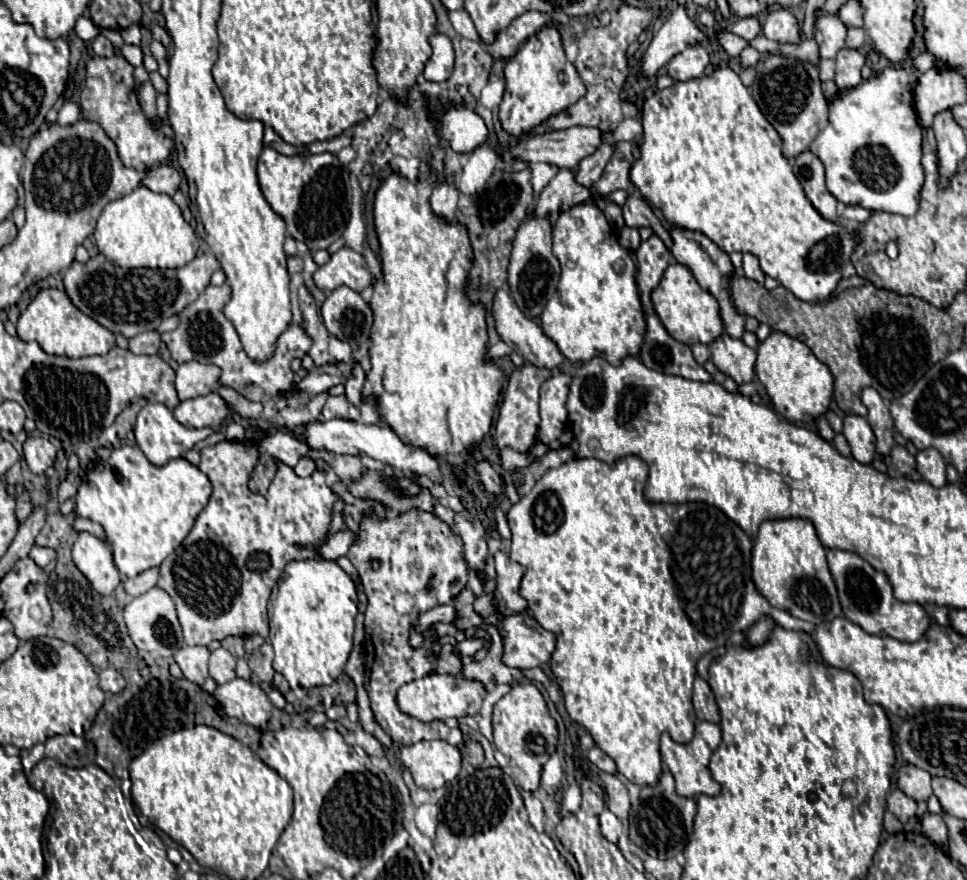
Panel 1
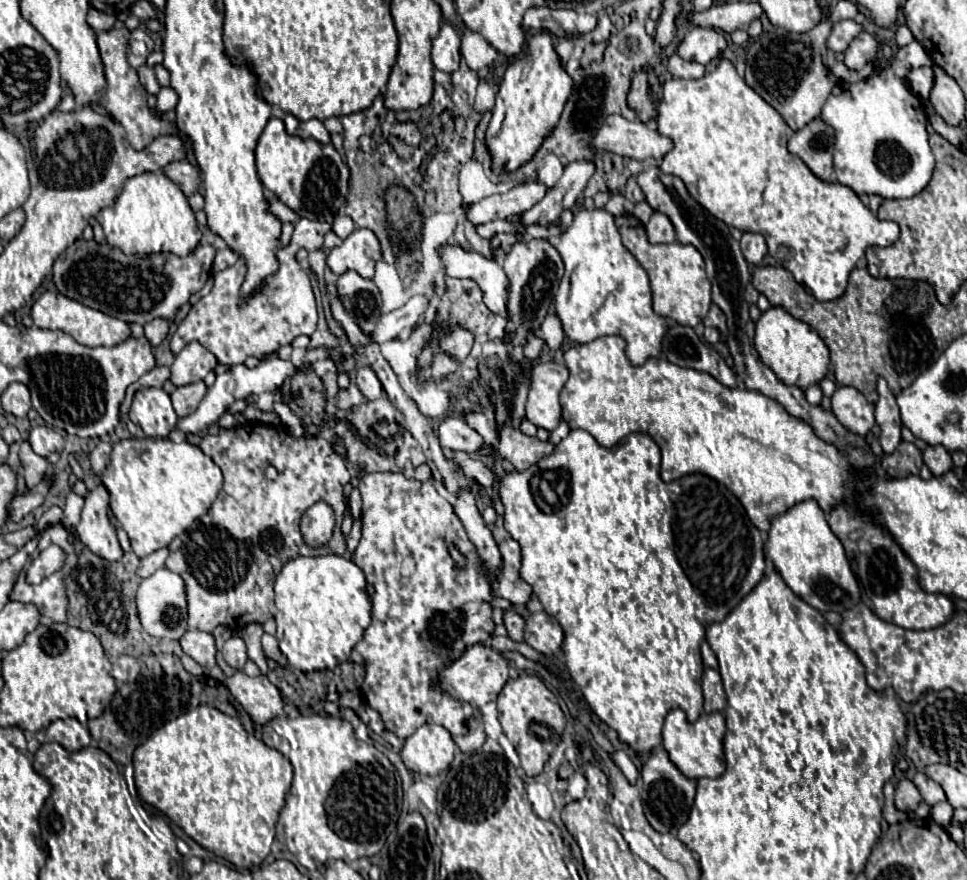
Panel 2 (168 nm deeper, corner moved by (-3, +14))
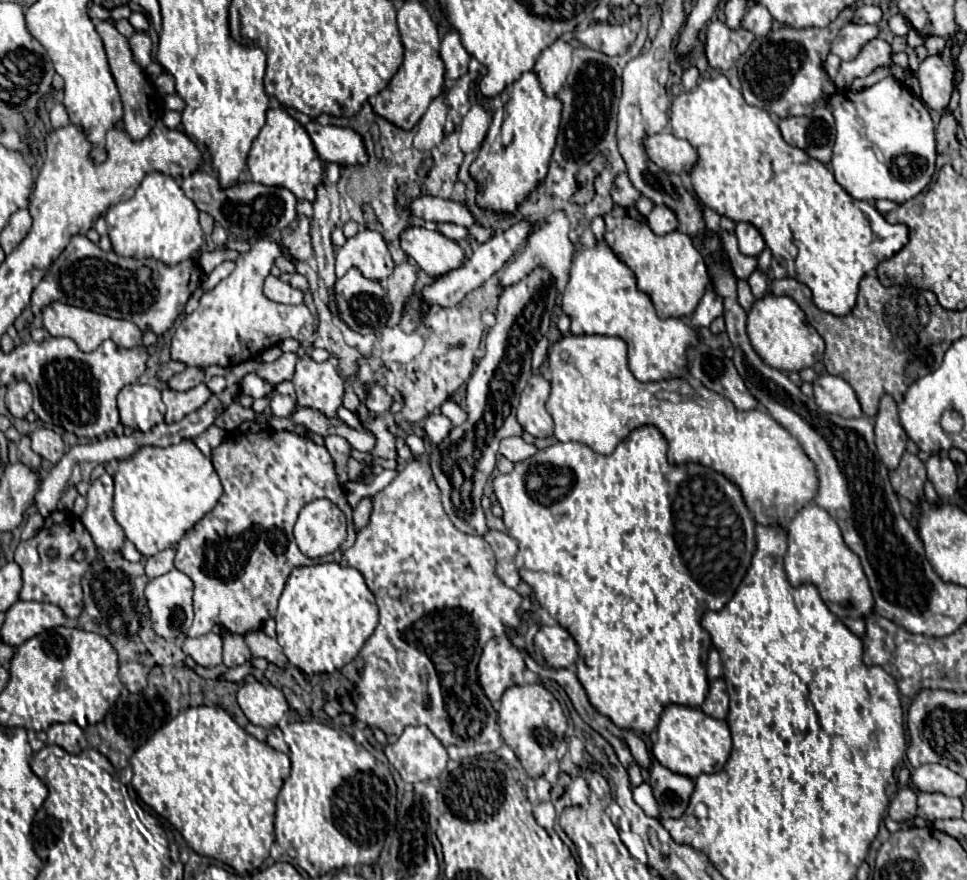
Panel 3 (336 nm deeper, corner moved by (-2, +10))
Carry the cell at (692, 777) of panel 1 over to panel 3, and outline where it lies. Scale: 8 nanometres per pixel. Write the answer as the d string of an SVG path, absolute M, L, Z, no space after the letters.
M668 704L662 710L656 728L656 742L652 744L652 754L662 766L668 766L668 770L690 778L696 778L704 772L720 772L730 756L730 750L732 738L724 720L708 716L700 708L688 708L680 704Z

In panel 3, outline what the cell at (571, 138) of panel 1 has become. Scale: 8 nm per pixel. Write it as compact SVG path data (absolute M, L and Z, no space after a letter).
M672 132L646 138L646 152L656 166L680 176L688 176L696 164L696 150L686 140L676 138Z

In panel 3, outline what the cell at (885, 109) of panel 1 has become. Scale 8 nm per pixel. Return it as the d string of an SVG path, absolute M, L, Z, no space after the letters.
M892 76L876 82L870 88L860 92L838 90L828 98L830 112L836 118L836 142L832 148L832 170L836 182L856 200L894 200L906 202L920 194L934 174L936 162L936 138L934 138L934 122L930 118L928 108L922 100L916 100L908 86Z

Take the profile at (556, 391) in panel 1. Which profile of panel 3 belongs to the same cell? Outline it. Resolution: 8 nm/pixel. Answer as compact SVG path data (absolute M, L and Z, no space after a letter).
M530 376L518 406L518 422L534 438L554 436L552 416L546 412L546 400L550 394L550 382L542 376Z

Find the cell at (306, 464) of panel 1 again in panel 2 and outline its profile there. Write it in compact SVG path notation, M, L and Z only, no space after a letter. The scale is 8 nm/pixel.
M277 402L277 404L275 404L275 412L279 414L279 418L281 418L281 422L283 422L283 426L287 428L289 434L293 434L295 438L305 438L305 436L307 436L301 420L291 412L291 408L289 408L287 404Z

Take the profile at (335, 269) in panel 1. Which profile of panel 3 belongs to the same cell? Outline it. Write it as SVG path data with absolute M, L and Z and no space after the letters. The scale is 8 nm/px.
M364 228L336 250L336 276L342 278L350 268L358 268L370 280L382 280L394 272L382 234Z

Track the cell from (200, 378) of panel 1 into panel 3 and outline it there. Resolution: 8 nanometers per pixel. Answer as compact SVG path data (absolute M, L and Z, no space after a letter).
M188 366L184 372L174 374L174 376L168 380L168 386L170 386L172 390L190 390L190 388L198 386L200 382L204 382L204 372L202 372L200 368Z

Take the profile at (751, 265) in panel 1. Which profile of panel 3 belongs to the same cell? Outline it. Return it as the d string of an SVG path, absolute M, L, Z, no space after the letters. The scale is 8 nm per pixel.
M738 222L736 224L736 238L740 242L740 252L746 256L758 256L764 250L764 238L762 234L748 222Z

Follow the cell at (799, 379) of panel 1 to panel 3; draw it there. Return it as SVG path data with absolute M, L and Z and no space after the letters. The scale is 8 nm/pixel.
M766 294L758 298L748 312L746 330L758 356L772 368L778 368L784 372L814 366L814 362L820 360L824 354L824 340L814 330L814 326L806 320L800 306L788 296Z

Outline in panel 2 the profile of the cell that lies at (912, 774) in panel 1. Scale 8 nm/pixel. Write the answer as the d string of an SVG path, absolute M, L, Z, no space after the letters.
M917 770L917 772L915 772L913 784L917 786L917 790L921 792L923 800L925 800L929 806L933 806L933 804L945 800L945 792L943 792L943 788L941 788L937 782L933 782L929 776L925 776L923 770Z

